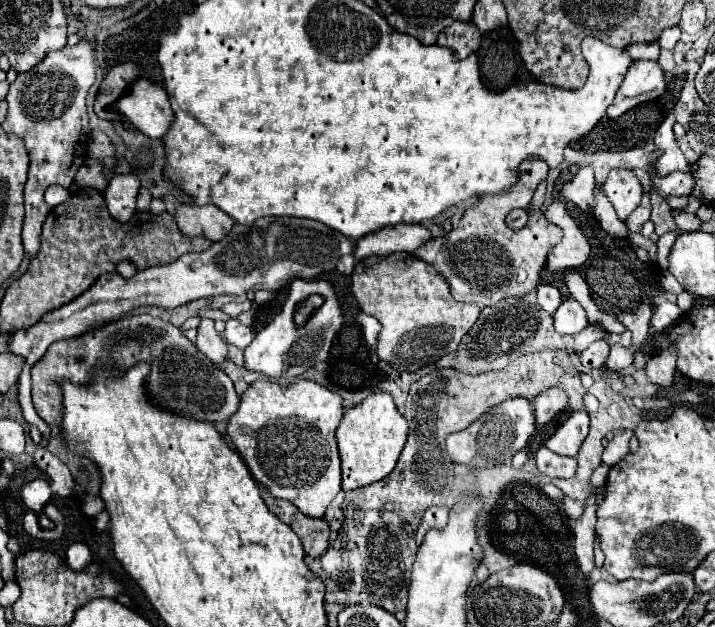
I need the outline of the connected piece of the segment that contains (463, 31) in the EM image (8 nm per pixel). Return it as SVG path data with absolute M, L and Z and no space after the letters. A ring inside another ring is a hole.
M453 22L439 36L439 46L453 50L457 60L463 60L479 50L481 34L473 22Z

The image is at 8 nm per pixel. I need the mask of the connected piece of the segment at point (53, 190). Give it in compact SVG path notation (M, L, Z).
M51 186L51 188L47 188L47 192L45 192L45 202L49 204L49 206L59 206L59 204L63 204L67 198L71 196L71 190L69 188L63 188L63 186Z

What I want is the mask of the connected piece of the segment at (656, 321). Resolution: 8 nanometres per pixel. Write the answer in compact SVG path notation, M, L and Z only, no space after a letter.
M661 302L661 304L657 304L657 308L655 308L649 324L651 324L651 328L655 332L661 332L669 324L673 324L679 318L679 314L681 314L681 310L679 310L677 304L673 304L673 302Z

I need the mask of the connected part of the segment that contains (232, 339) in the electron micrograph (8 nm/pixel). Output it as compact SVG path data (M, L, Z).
M239 320L225 322L225 340L237 348L247 348L247 344L255 338L255 332L249 326L243 326Z

